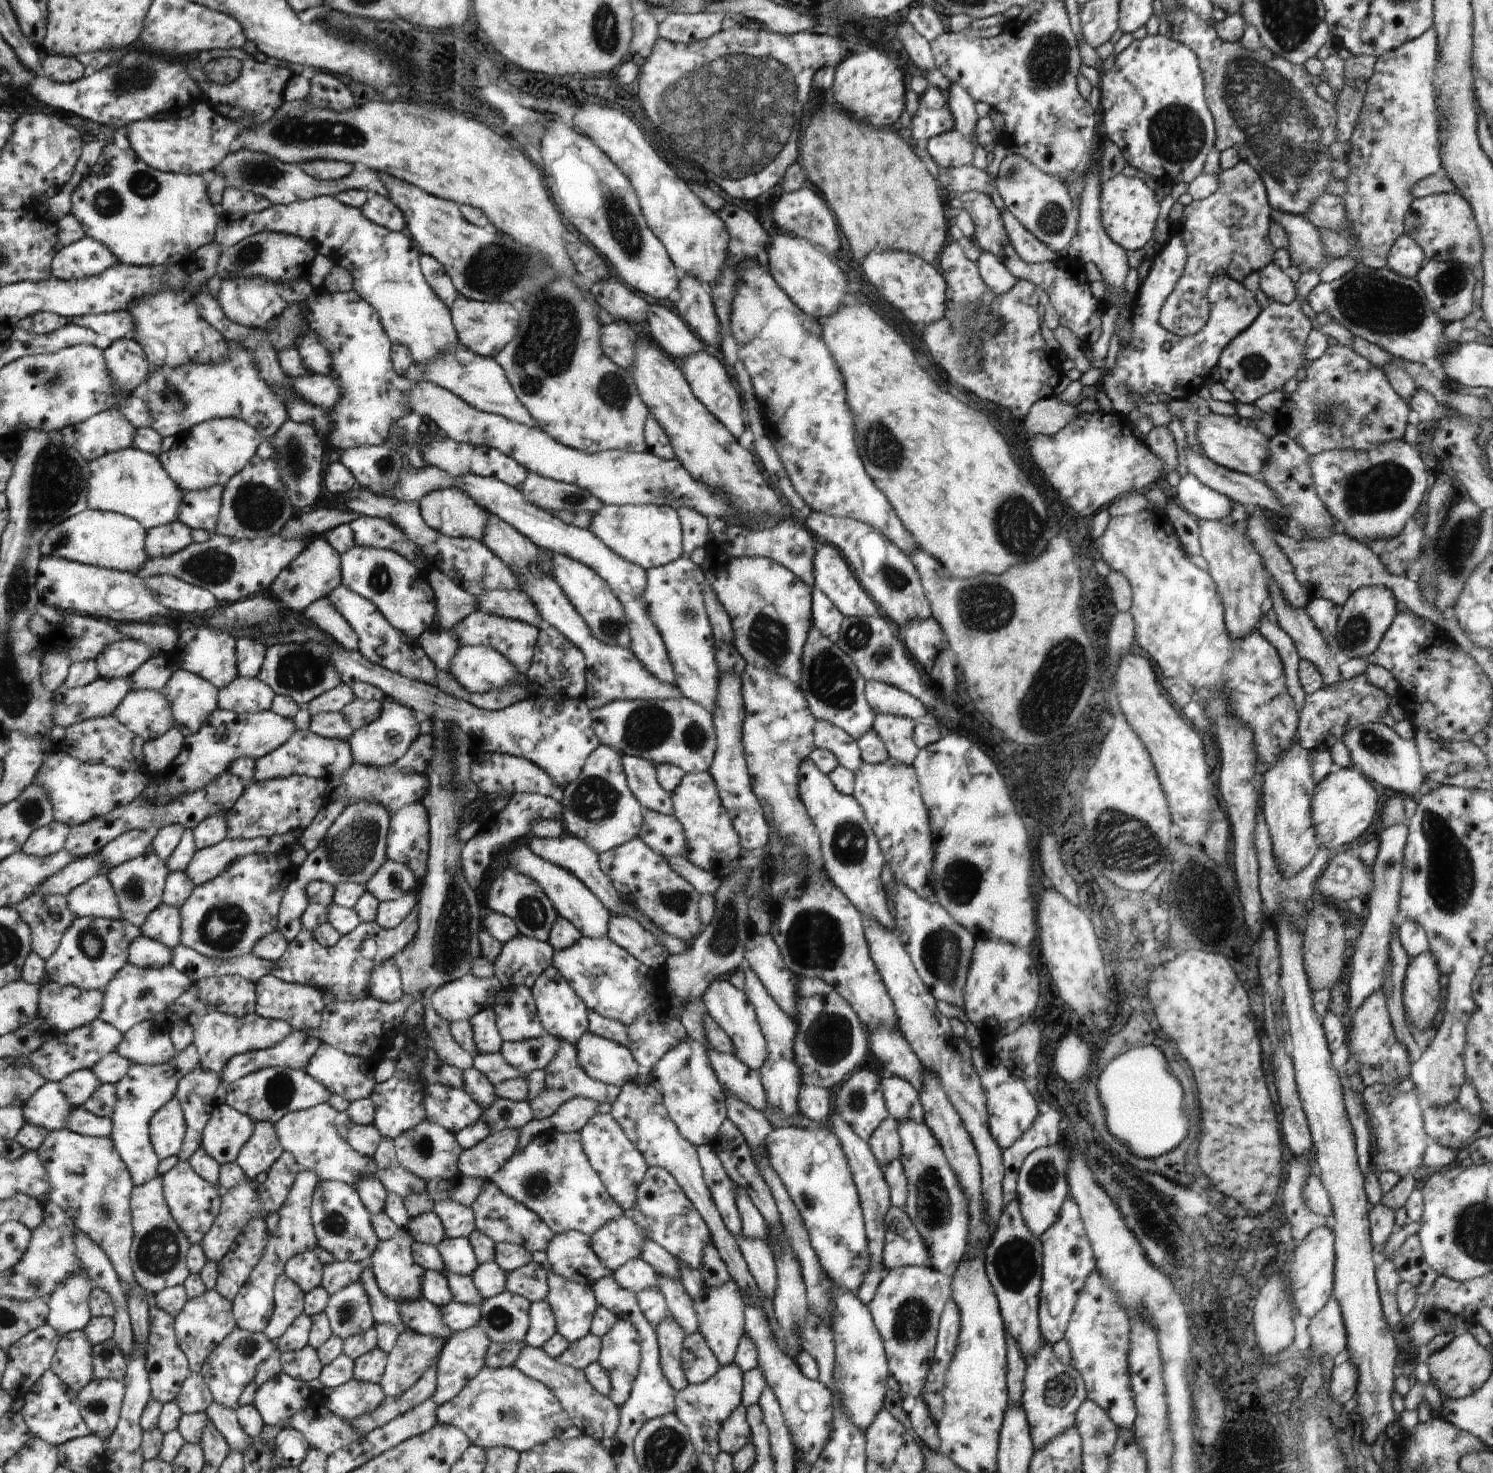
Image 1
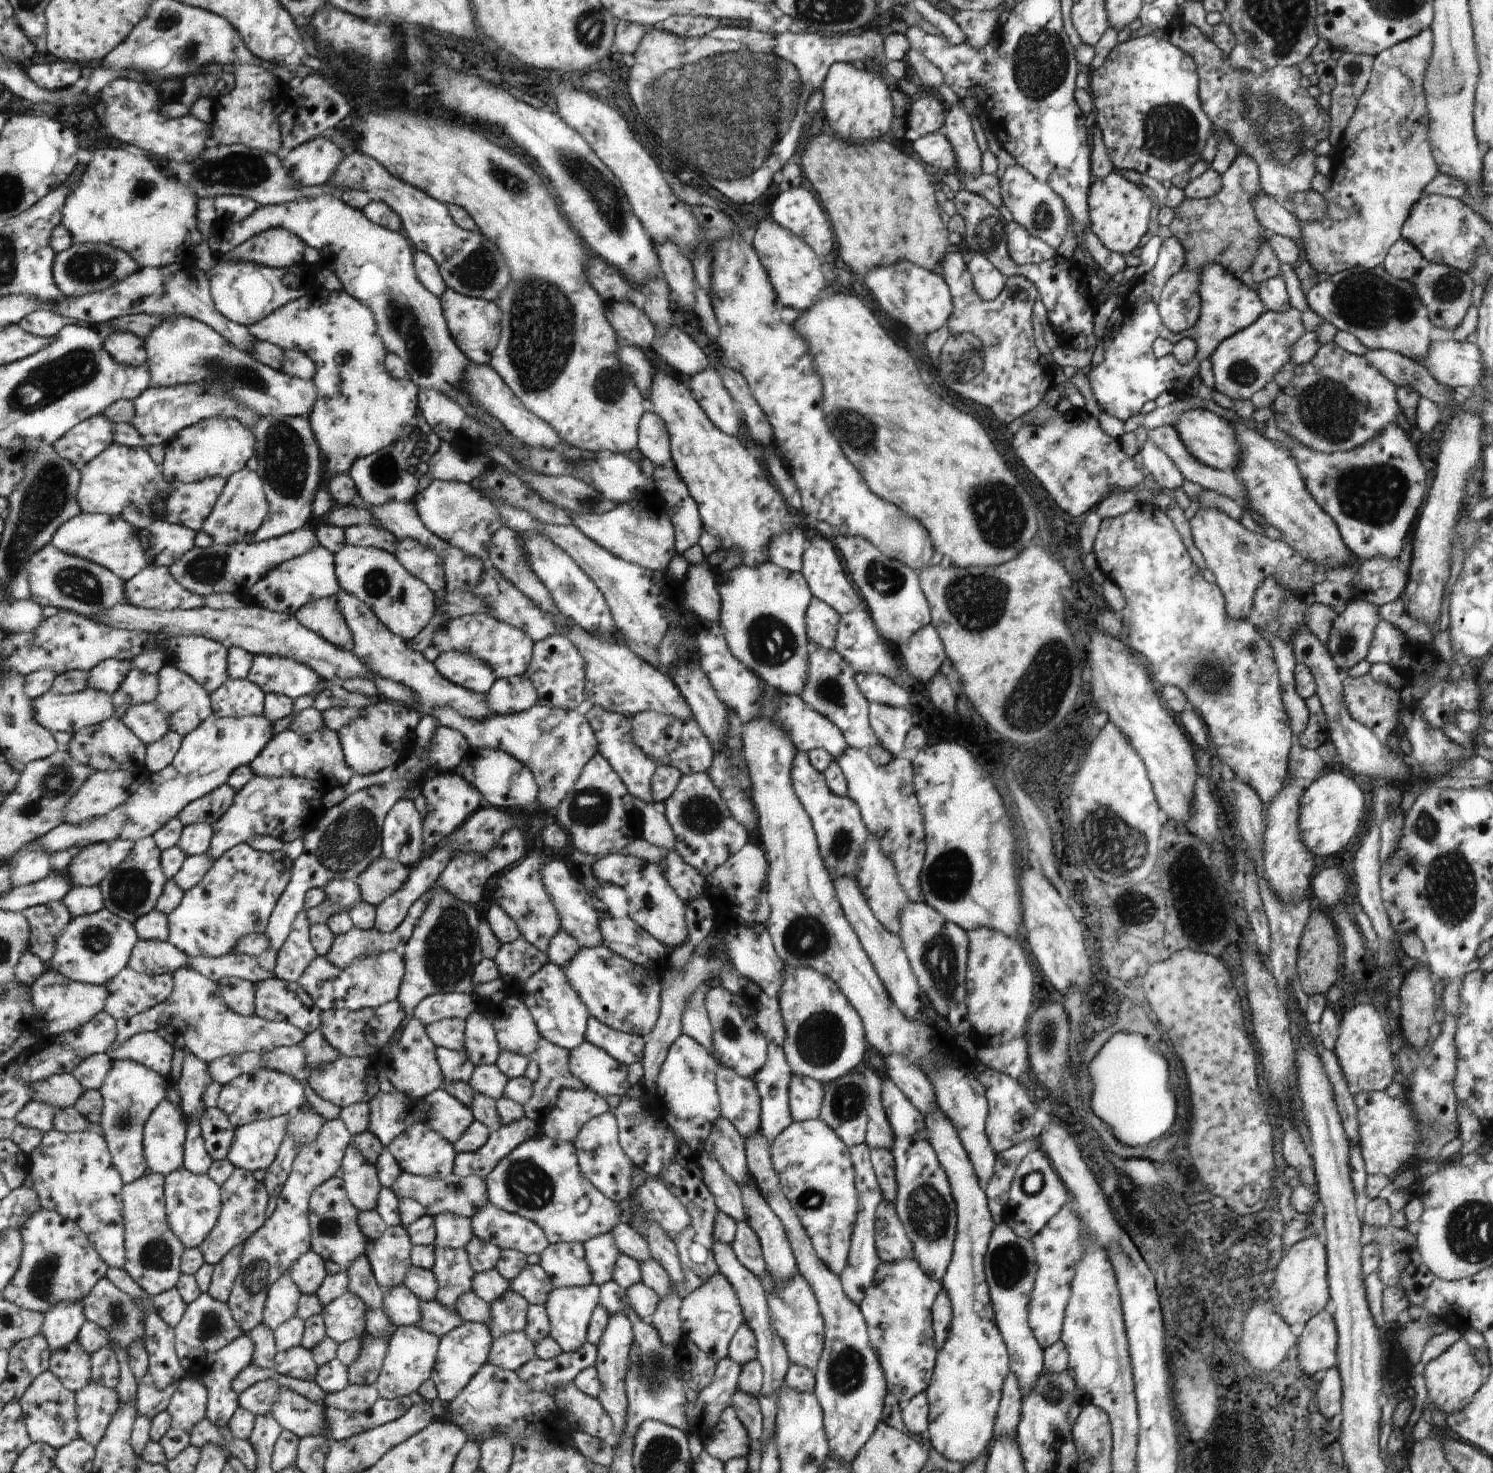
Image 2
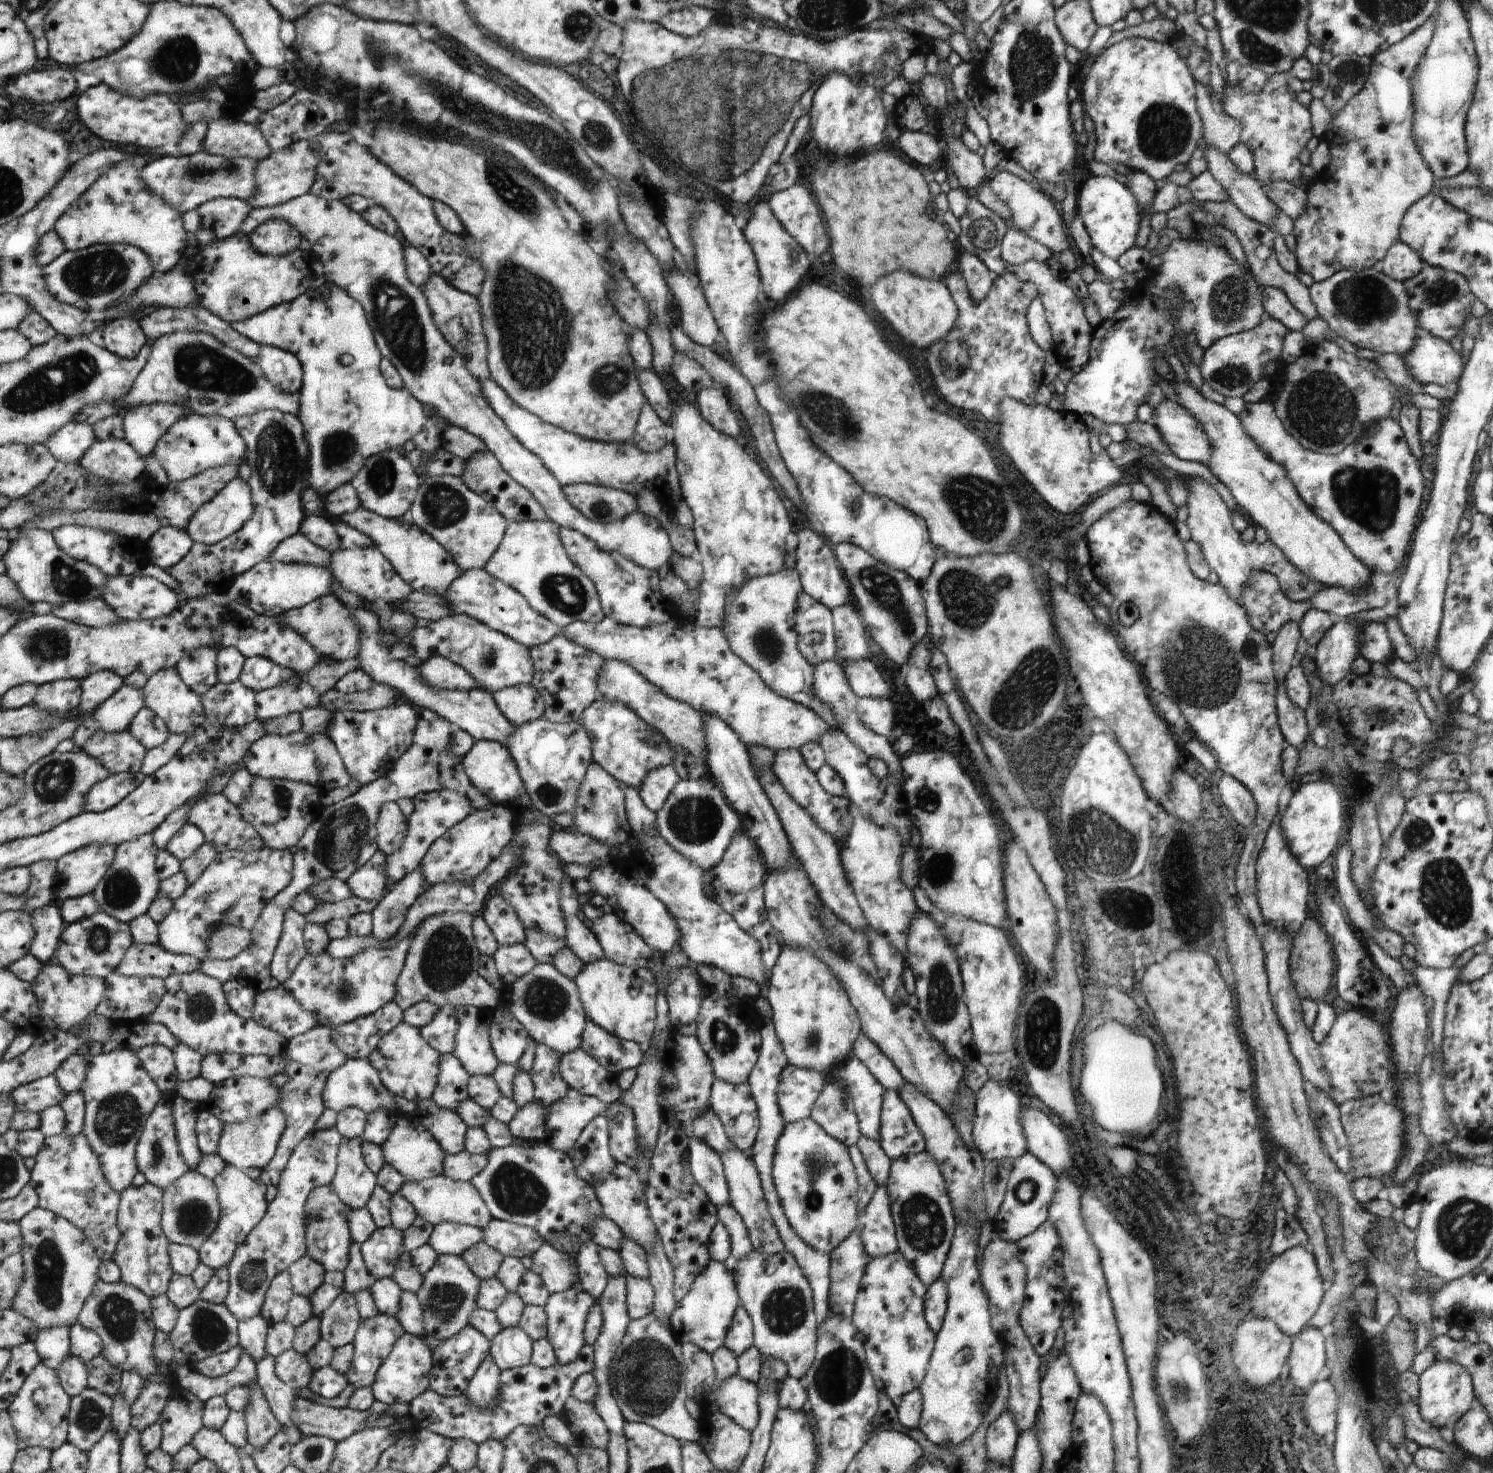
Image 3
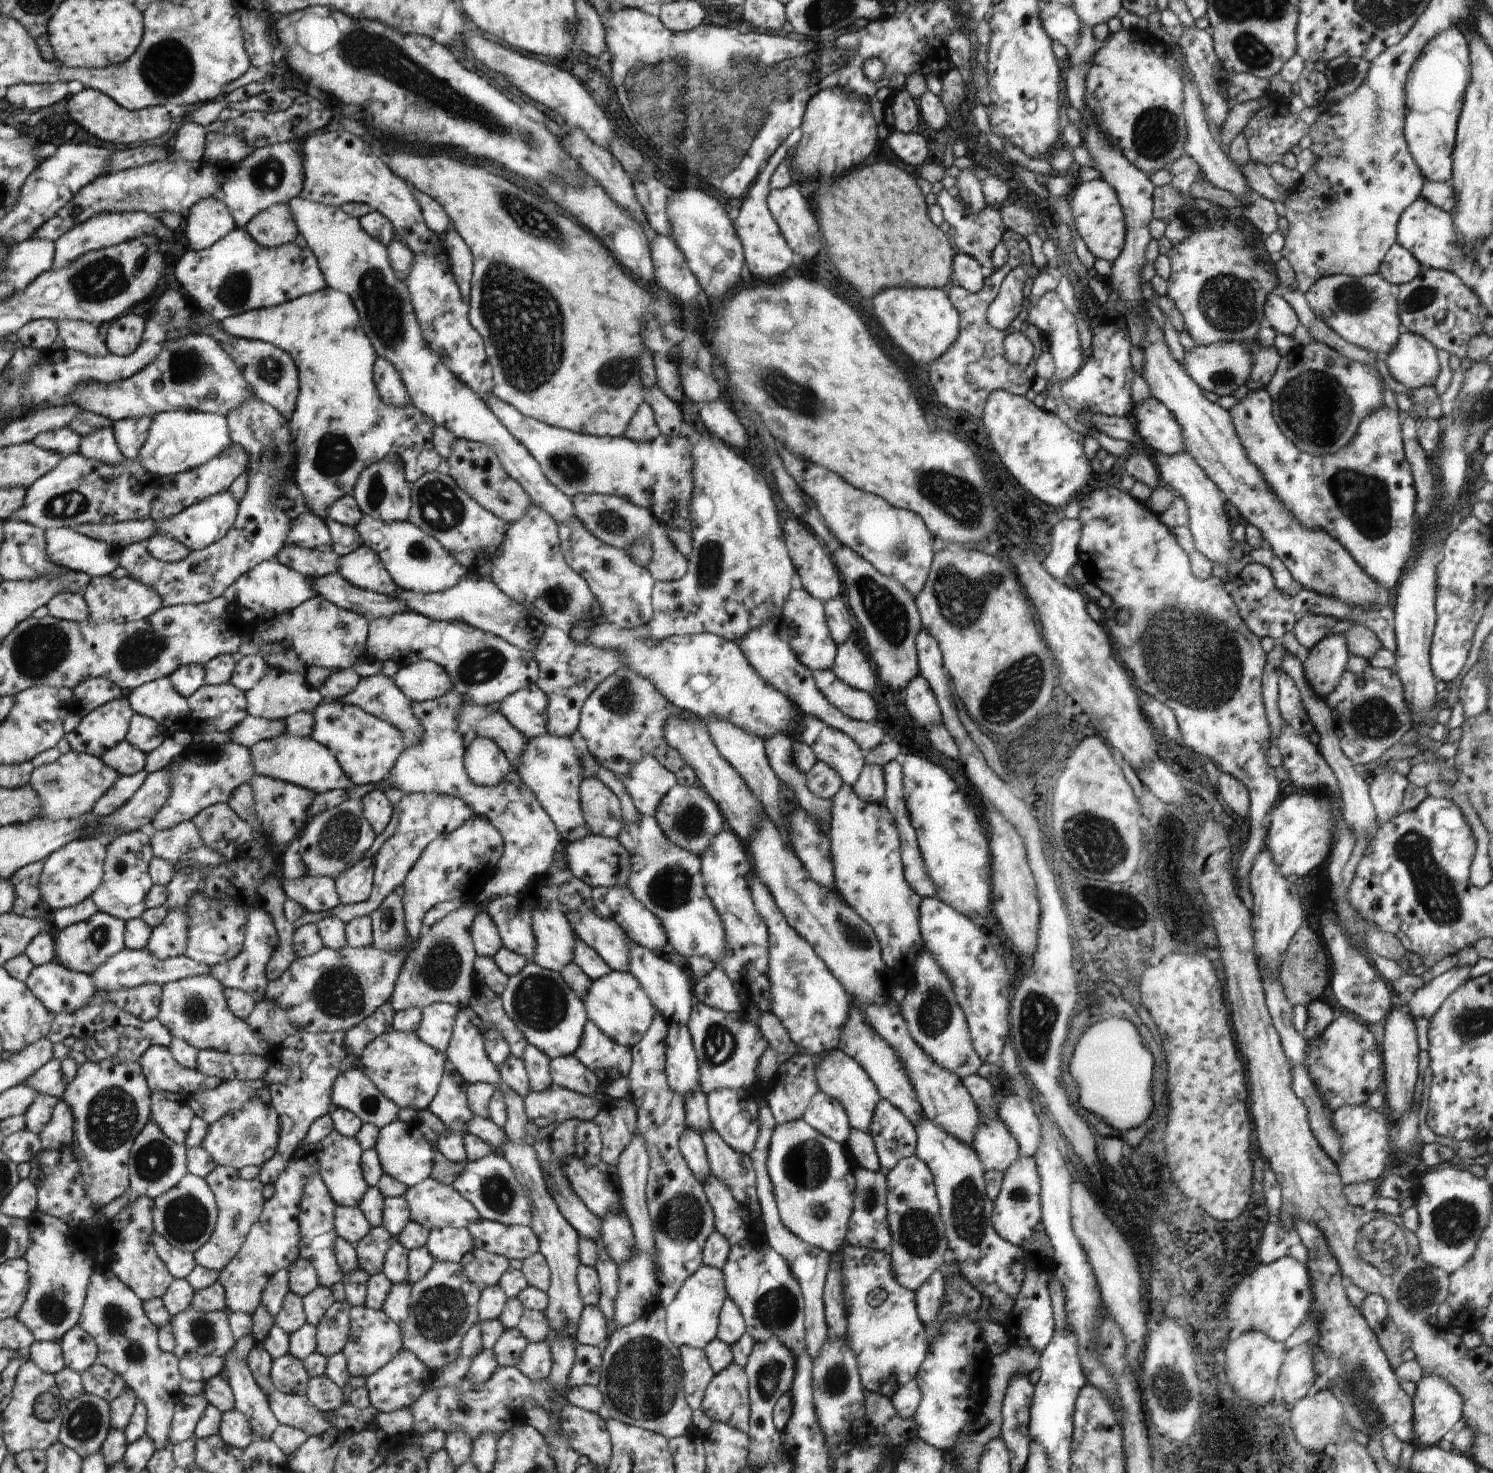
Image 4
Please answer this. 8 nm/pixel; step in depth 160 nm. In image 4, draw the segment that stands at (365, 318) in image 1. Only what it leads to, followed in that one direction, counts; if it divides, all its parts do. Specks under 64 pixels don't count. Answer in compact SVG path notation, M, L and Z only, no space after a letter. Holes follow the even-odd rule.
M329 286L302 300L291 300L277 307L266 307L231 316L219 324L231 337L264 341L290 353L298 360L298 372L302 372L302 400L297 400L296 410L289 418L289 427L294 437L294 484L305 496L307 507L317 517L329 516L329 508L344 495L352 495L357 480L366 467L384 460L386 455L400 457L404 462L407 481L416 482L423 474L436 471L441 456L432 444L432 429L435 425L426 413L413 404L396 408L387 405L376 392L372 380L372 368L377 362L377 351L366 336L361 325L360 313L351 296Z

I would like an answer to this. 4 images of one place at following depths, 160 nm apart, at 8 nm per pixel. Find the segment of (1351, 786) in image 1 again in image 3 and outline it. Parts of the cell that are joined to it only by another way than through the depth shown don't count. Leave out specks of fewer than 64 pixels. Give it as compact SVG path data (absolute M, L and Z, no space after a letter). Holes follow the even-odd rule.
M1326 780L1302 784L1291 796L1281 816L1280 828L1287 840L1287 847L1304 869L1322 864L1336 851L1334 848L1338 844L1338 838L1344 826L1346 809L1344 800L1346 801L1347 798L1341 788Z

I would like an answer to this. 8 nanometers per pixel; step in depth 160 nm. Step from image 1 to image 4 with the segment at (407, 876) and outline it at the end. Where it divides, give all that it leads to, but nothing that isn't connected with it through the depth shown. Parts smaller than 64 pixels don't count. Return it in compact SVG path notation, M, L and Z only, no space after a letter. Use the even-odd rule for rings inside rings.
M375 856L363 858L352 868L342 872L337 882L338 897L341 904L365 902L372 894Z

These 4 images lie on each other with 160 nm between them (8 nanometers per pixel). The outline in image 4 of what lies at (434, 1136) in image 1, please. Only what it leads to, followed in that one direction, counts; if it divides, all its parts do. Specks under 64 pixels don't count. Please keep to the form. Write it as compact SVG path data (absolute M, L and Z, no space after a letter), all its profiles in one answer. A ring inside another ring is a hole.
M397 1119L384 1126L378 1134L375 1150L384 1173L392 1176L394 1180L402 1182L407 1188L422 1183L433 1174L434 1151L432 1145L414 1123Z

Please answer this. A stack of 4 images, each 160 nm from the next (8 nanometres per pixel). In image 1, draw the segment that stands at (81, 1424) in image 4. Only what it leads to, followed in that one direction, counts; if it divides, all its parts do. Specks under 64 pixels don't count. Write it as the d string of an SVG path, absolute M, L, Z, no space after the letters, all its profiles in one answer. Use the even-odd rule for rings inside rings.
M92 1379L77 1395L80 1397L80 1413L89 1425L92 1435L108 1439L120 1422L121 1406L125 1398L125 1382L114 1379Z

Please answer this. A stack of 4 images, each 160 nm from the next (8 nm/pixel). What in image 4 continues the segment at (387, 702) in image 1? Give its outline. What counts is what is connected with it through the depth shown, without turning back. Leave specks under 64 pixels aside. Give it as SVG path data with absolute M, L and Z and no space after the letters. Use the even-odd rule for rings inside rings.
M323 701L312 714L314 730L310 737L324 744L330 753L334 754L346 776L352 778L354 785L368 786L382 782L406 748L398 728L388 724L386 720L375 718L359 706L340 701Z

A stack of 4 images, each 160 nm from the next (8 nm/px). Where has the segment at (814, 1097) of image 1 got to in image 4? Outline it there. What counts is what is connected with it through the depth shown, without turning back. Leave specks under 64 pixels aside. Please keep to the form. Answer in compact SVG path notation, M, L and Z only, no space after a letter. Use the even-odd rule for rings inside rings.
M798 1053L792 1054L792 1058L777 1066L770 1078L769 1087L764 1093L765 1101L777 1125L800 1119L812 1097L819 1091L815 1077L817 1061L818 1059L811 1054Z

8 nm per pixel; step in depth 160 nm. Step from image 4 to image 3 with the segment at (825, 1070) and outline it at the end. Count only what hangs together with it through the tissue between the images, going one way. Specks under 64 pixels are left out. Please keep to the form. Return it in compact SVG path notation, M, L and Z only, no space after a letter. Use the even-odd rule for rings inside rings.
M858 1057L846 1059L837 1069L834 1074L851 1098L861 1134L879 1141L885 1087Z

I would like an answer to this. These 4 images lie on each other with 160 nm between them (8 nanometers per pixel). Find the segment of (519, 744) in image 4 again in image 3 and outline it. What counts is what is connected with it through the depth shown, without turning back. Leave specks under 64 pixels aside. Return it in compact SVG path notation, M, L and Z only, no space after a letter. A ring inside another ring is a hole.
M364 606L350 607L351 615L361 630L362 644L358 656L361 669L377 683L387 684L399 690L409 698L412 704L429 708L447 720L454 728L467 732L475 741L496 741L506 746L515 726L502 714L493 696L484 689L474 688L471 691L446 691L432 688L421 677L417 667L405 664L404 660L394 660L385 644L378 617Z

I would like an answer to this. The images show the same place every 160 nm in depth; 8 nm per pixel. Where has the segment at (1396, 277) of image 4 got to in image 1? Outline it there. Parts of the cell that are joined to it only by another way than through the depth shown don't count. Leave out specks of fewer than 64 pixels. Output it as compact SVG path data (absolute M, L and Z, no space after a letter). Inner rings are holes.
M1406 233L1396 239L1387 258L1392 272L1409 279L1415 278L1426 262L1424 251Z

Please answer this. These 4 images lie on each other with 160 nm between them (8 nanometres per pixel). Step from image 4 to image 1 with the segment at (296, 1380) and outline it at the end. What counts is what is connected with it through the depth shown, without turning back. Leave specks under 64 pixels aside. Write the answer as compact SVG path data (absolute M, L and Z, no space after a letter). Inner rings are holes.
M306 1345L297 1351L286 1351L279 1356L282 1373L307 1383L313 1378L319 1378L323 1364L317 1355L317 1350Z

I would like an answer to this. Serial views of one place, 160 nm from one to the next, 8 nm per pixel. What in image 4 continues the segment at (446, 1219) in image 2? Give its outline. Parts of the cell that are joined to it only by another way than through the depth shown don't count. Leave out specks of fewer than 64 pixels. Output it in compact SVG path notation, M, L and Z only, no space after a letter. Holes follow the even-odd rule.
M434 1228L429 1231L427 1244L428 1252L435 1260L459 1264L474 1247L474 1240L468 1232L468 1228Z

